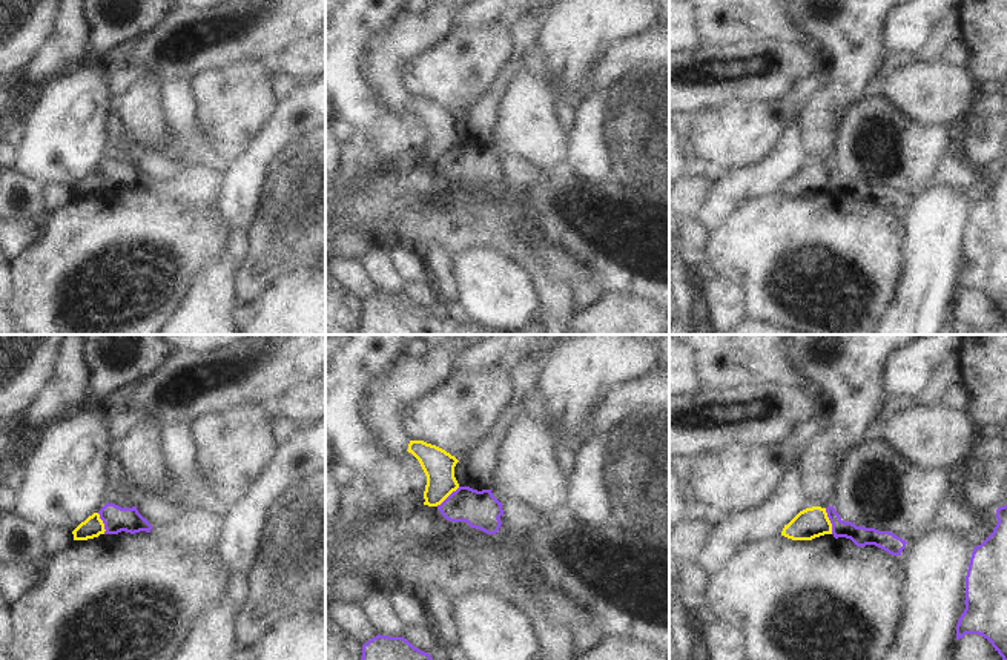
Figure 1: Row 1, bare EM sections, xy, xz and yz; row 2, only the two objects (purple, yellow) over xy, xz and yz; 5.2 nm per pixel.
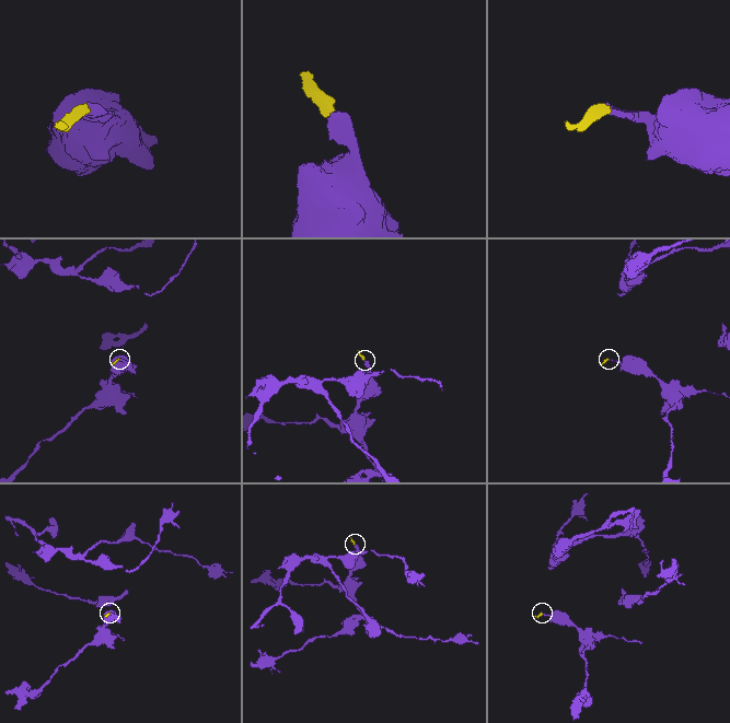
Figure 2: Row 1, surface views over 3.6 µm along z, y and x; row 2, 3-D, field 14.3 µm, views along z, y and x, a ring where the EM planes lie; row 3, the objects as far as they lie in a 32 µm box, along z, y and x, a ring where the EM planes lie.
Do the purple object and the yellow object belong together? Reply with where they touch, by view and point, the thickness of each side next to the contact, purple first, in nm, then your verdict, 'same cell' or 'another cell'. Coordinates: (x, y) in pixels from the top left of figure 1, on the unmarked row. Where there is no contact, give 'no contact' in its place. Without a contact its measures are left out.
contact yz (829, 175); calibres 110 and 160 nm; another cell

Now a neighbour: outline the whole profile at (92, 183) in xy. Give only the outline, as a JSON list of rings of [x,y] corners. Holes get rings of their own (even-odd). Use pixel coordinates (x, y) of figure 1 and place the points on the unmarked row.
[[[98,169],[89,172],[84,178],[81,178],[74,187],[74,196],[87,196],[104,190],[104,180],[100,175]]]

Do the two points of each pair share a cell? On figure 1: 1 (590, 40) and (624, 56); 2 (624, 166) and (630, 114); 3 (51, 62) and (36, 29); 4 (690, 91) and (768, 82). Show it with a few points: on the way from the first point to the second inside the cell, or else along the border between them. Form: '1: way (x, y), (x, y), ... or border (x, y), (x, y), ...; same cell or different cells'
1: border (631, 36), (616, 39), (585, 77); different cells
2: way (630, 154), (630, 126); same cell
3: border (56, 16), (49, 36), (20, 72); different cells
4: way (709, 86), (748, 82); same cell

